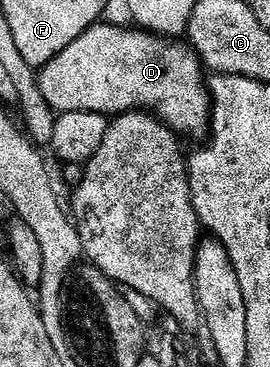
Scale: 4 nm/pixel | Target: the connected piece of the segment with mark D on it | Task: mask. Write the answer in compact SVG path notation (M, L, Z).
M97 23L89 27L74 43L70 43L54 59L39 70L38 78L42 99L57 114L86 111L119 115L133 111L147 111L160 118L173 133L196 133L210 125L210 89L200 58L187 45L176 39L161 37L139 27L125 27Z

